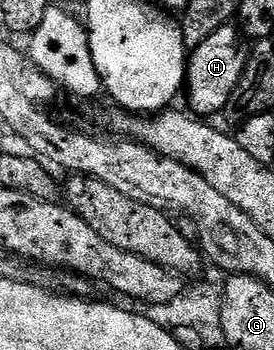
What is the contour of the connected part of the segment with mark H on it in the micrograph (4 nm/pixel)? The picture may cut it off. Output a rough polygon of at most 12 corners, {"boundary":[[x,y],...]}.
{"boundary":[[227,23],[192,49],[185,95],[198,118],[225,113],[250,48]]}

